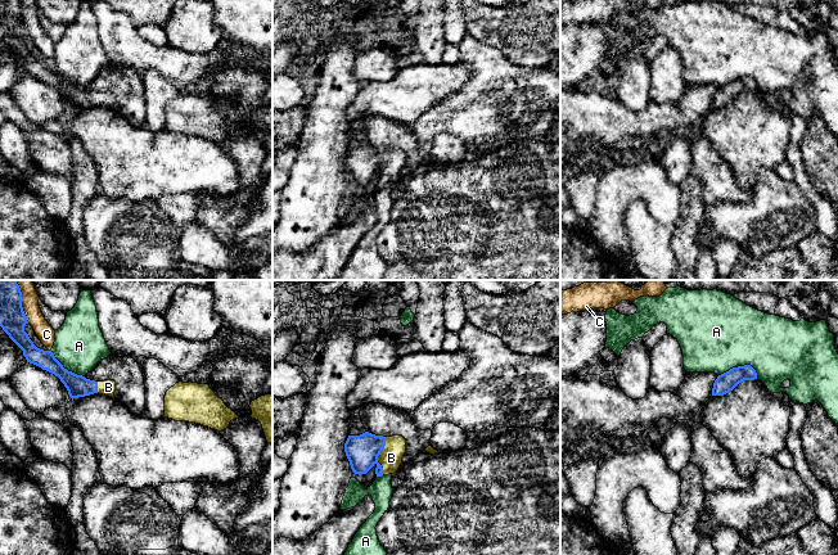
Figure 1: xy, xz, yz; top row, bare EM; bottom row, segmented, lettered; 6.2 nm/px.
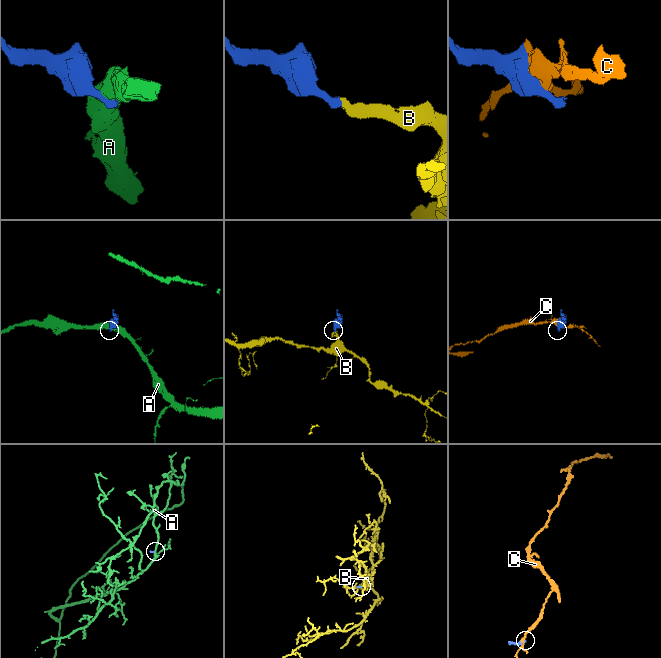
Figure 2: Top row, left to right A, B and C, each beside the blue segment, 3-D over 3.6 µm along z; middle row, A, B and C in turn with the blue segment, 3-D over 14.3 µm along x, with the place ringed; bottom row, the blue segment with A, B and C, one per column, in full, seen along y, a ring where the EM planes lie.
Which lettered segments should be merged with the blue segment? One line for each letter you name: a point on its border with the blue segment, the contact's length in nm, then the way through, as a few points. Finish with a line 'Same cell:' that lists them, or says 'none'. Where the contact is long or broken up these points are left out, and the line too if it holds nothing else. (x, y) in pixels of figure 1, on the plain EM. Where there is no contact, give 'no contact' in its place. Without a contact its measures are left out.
B: xz (378, 167) | 240 nm | across xz (363, 163), (378, 167), (391, 170)
Same cell: B

